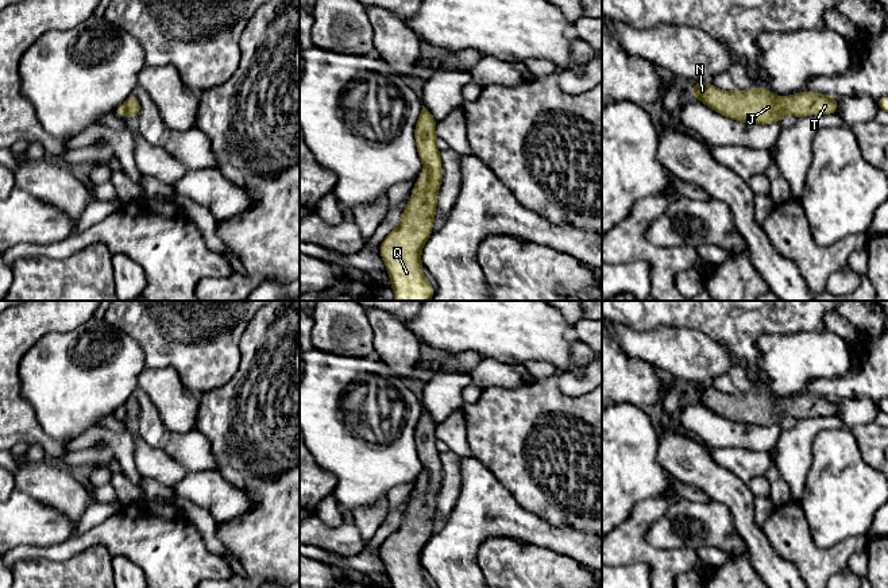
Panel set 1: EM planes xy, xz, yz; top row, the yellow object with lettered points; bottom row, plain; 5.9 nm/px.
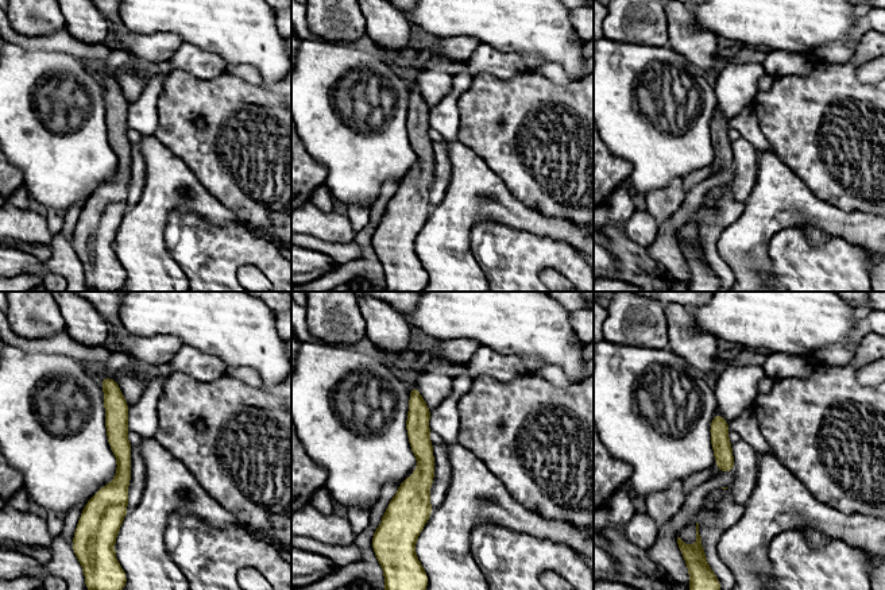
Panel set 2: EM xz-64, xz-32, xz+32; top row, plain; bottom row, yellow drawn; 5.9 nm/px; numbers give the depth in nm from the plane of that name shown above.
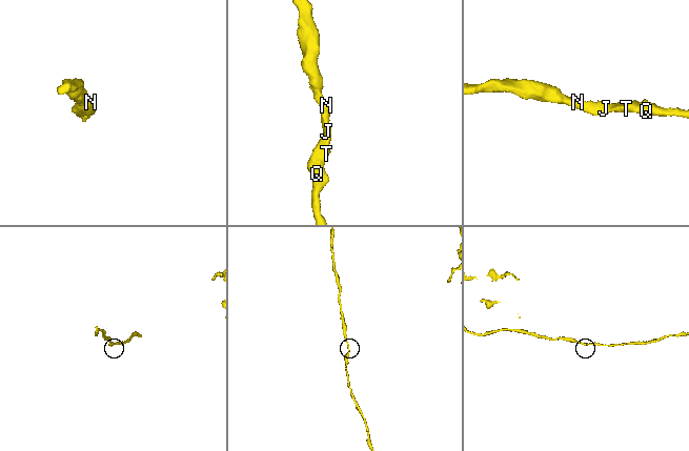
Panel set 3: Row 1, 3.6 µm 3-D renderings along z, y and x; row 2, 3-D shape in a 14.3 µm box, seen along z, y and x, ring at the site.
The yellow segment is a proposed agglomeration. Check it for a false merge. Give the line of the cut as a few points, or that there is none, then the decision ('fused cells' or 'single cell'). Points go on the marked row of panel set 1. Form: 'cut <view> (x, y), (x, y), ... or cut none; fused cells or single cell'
cut none; single cell

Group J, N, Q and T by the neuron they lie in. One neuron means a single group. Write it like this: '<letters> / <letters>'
J N Q T

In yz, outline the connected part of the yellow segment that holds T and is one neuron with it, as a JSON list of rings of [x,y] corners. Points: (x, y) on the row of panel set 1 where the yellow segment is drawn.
[[[692,84],[691,96],[715,112],[749,124],[771,124],[785,115],[798,119],[808,115],[838,113],[838,102],[831,94],[800,92],[779,97],[767,89],[753,86],[746,92],[740,89],[725,92],[710,84]]]

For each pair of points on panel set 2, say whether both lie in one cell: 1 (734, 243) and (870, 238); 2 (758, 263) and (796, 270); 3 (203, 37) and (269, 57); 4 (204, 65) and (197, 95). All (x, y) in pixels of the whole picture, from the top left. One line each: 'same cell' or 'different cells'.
1: same cell
2: different cells
3: same cell
4: different cells

